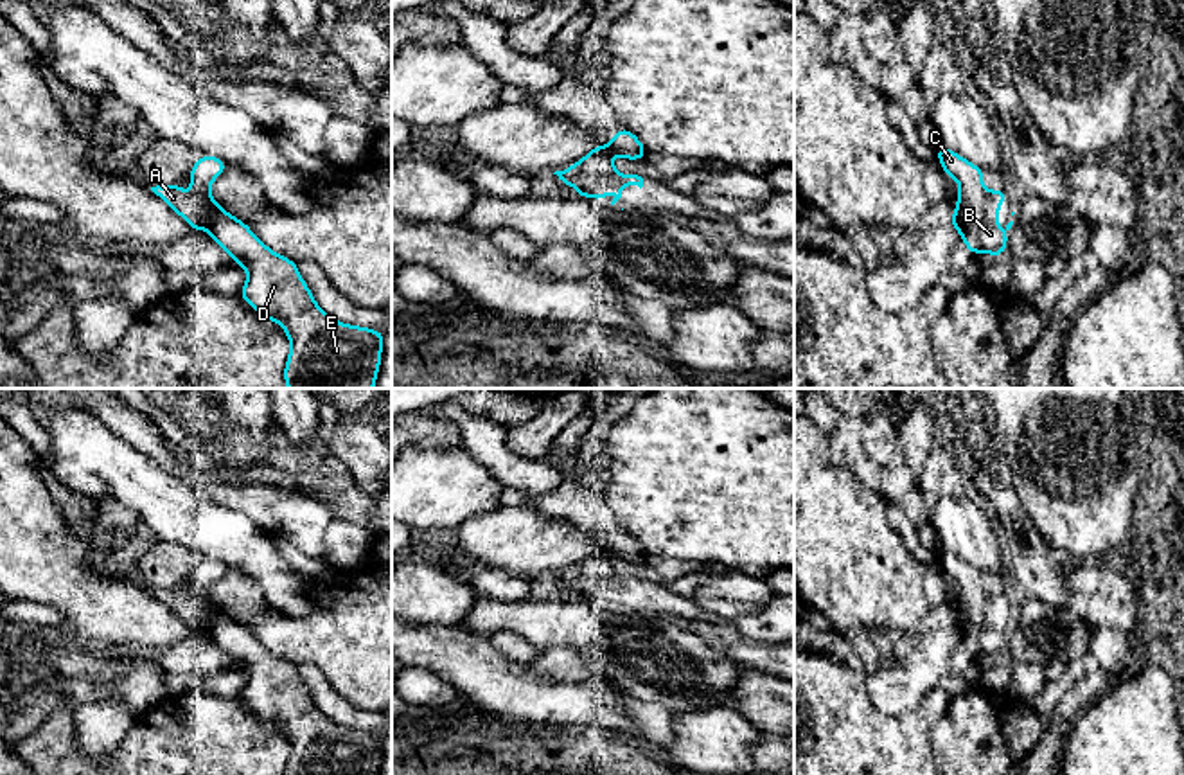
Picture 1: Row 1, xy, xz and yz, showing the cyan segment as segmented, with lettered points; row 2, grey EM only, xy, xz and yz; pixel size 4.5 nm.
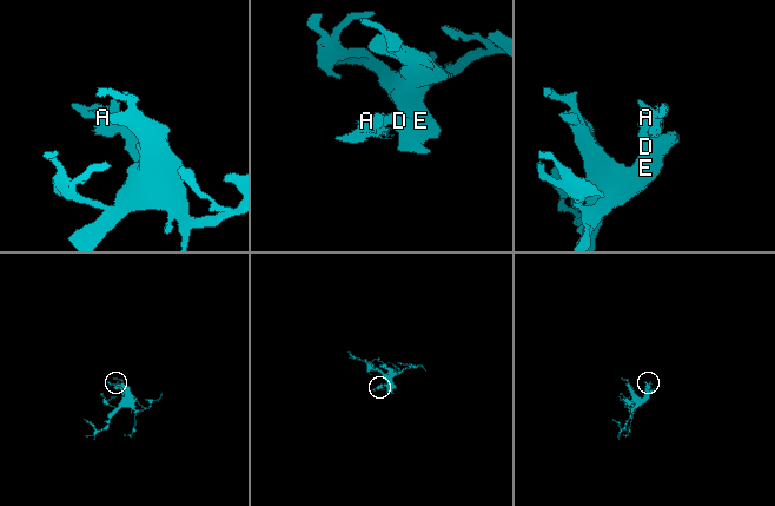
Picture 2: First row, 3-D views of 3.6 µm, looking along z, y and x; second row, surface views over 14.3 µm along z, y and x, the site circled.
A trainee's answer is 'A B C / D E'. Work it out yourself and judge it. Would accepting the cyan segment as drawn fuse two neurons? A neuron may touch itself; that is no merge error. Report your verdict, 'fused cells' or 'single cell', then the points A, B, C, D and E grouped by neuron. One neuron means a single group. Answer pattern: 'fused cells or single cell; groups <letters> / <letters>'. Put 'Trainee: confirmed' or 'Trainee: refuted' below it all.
fused cells; groups A B C / D E
Trainee: confirmed

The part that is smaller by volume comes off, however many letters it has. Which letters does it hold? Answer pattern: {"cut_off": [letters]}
{"cut_off": ["A", "B", "C"]}

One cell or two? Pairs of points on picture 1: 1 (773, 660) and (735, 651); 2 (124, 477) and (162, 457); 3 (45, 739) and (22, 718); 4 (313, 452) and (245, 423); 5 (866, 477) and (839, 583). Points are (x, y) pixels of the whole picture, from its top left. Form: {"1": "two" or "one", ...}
{"1": "one", "2": "two", "3": "two", "4": "two", "5": "two"}

